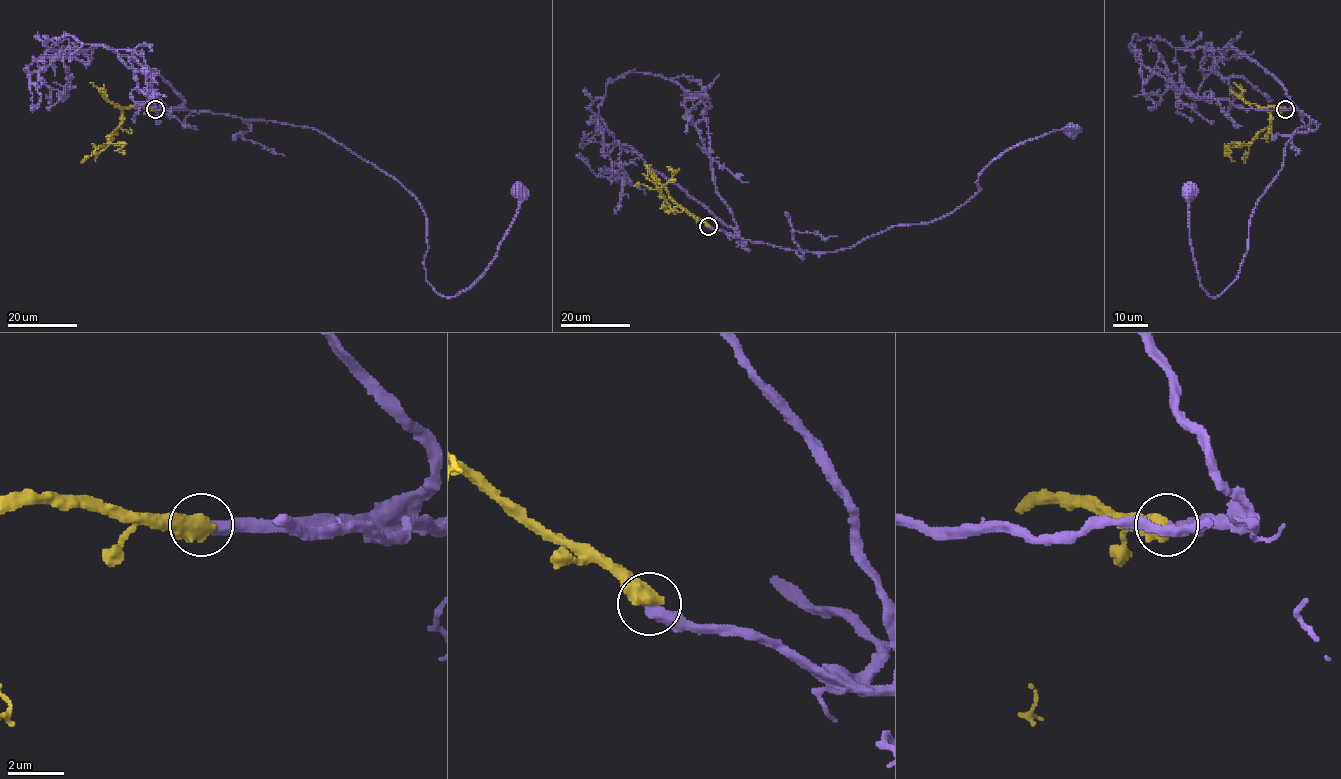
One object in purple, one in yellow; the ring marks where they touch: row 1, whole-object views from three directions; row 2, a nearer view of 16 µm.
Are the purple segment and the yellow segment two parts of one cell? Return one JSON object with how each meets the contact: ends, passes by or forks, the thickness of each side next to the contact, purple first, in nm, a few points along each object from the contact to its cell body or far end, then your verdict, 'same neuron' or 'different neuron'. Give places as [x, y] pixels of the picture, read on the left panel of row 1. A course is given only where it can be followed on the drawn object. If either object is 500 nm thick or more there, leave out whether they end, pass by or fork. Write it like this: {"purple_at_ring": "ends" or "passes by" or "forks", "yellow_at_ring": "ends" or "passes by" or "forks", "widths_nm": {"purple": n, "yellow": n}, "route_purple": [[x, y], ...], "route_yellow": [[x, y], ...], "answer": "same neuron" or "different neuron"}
{"widths_nm": {"purple": 380, "yellow": 650}, "route_purple": [[155, 109], [310, 127], [374, 164], [419, 203], [426, 281], [446, 297], [467, 290], [494, 258], [519, 192]], "route_yellow": [[155, 109], [125, 108], [121, 123], [102, 146], [94, 148], [94, 160]], "answer": "same neuron"}

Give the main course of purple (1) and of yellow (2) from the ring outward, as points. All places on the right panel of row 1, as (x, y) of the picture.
1: (1286, 109), (1312, 121), (1286, 144), (1283, 164), (1250, 218), (1238, 277), (1216, 297), (1200, 284), (1187, 192)
2: (1286, 109), (1266, 108), (1270, 114), (1266, 127), (1250, 142), (1226, 148), (1226, 153), (1234, 160)

